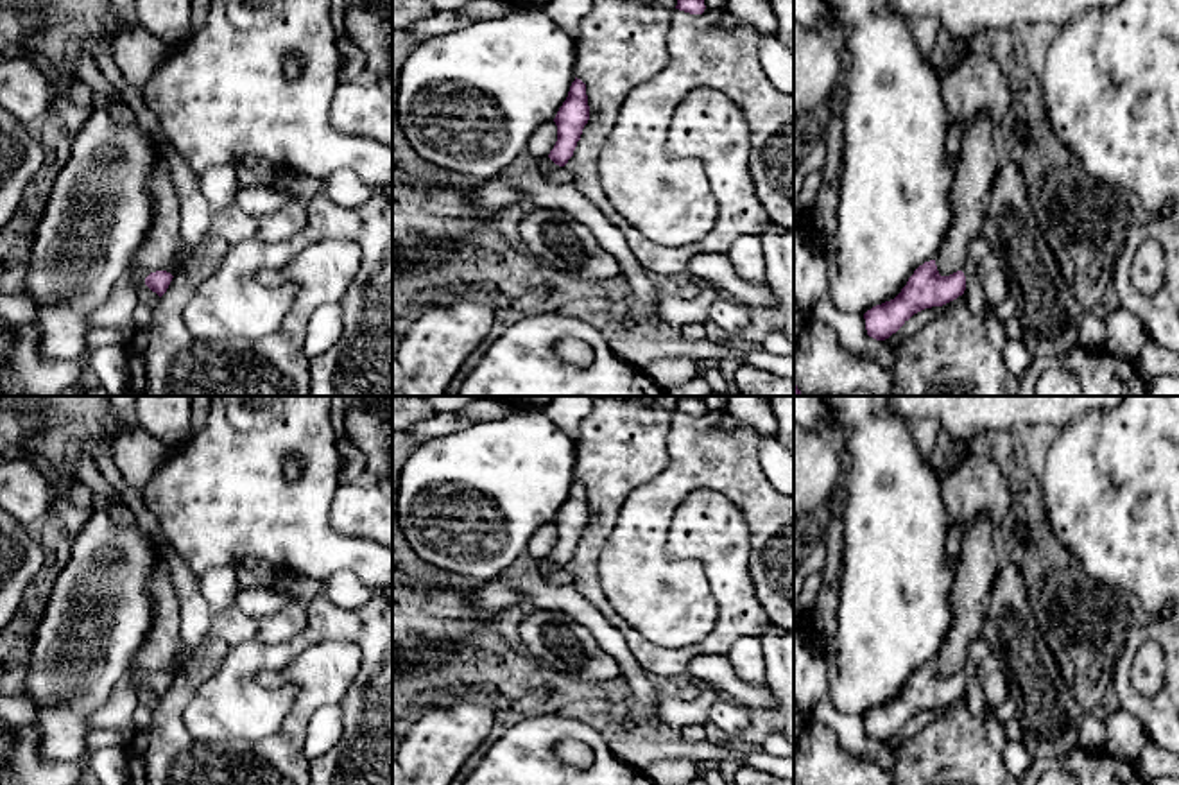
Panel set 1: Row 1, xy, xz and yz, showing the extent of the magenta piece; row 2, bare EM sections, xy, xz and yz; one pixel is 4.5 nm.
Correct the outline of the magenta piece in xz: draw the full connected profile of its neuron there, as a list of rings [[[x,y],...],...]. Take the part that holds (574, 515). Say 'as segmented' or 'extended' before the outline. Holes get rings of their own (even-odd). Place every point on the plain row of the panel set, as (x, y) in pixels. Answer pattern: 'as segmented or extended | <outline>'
as segmented | [[[575,479],[570,487],[568,498],[559,509],[554,523],[557,527],[557,543],[550,552],[548,559],[564,568],[573,557],[577,543],[581,541],[582,531],[590,522],[590,507],[586,496],[586,486]]]

